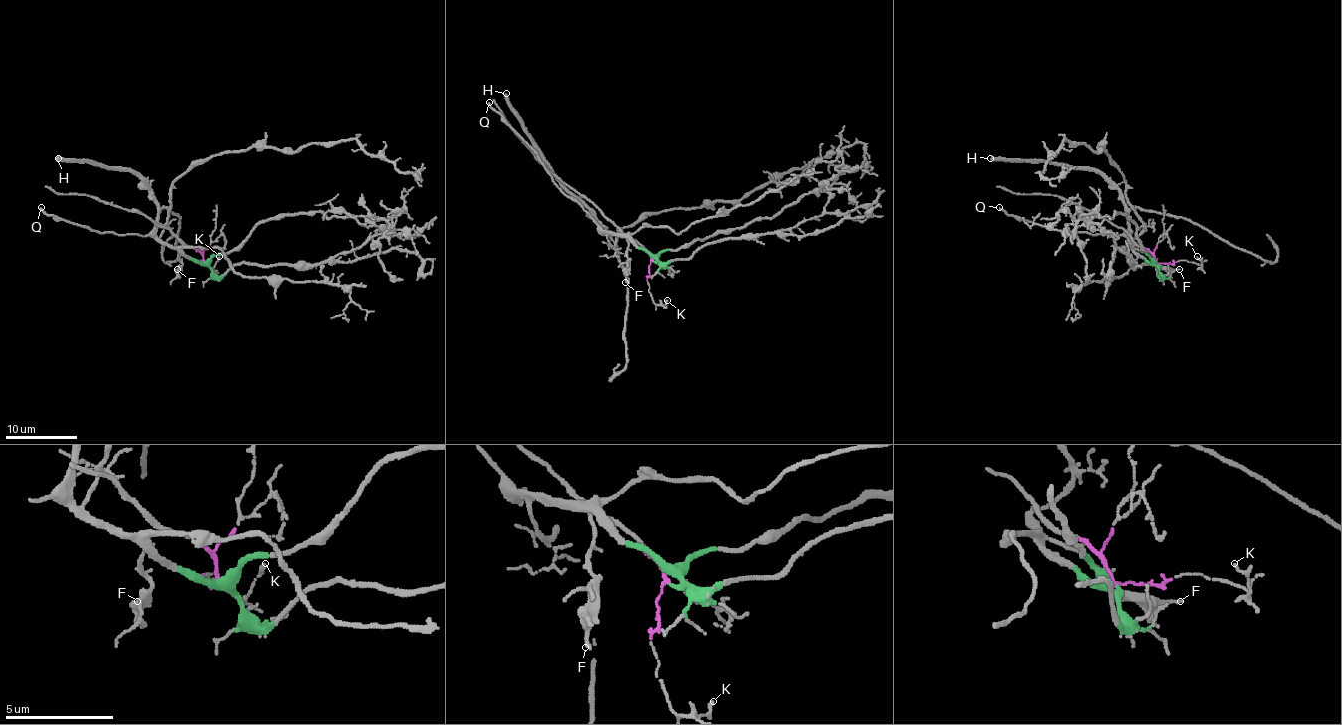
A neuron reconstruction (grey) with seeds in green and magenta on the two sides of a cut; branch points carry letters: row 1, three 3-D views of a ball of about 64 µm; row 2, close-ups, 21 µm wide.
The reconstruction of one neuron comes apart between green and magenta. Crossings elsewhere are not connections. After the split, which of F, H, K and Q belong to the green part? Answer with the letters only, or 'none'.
F, H, Q

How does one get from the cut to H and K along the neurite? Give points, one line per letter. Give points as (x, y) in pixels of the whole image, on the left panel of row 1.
H: (205, 263), (166, 245), (155, 235), (157, 202), (154, 192), (137, 176), (89, 160), (57, 158)
K: (205, 263), (213, 267), (220, 256)

